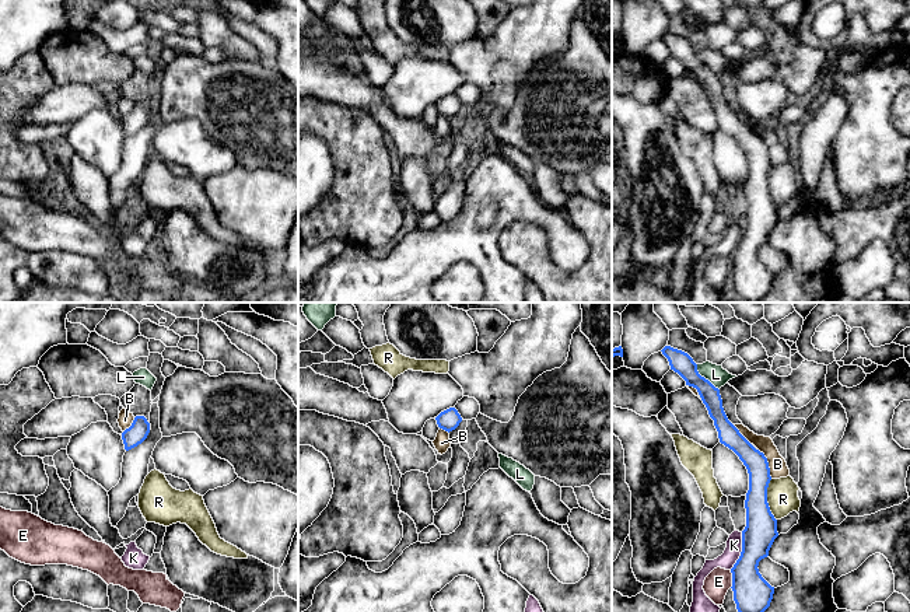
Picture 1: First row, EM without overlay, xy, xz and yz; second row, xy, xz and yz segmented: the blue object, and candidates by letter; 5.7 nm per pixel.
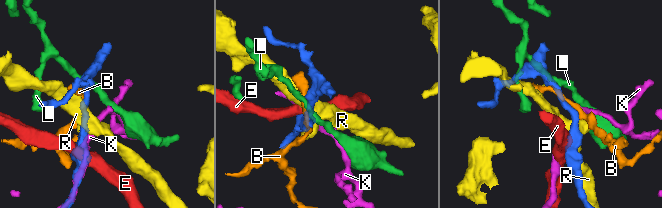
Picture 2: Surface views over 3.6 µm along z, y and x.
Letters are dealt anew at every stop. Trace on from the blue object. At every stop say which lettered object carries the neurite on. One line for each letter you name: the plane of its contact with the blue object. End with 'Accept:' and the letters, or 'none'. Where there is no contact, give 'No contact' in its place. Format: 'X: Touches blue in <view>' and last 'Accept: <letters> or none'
Accept: none

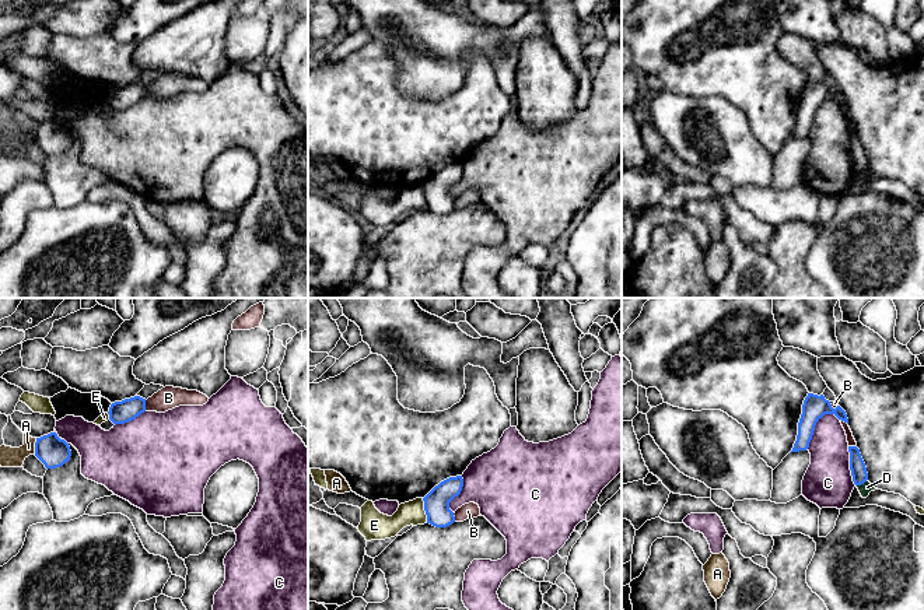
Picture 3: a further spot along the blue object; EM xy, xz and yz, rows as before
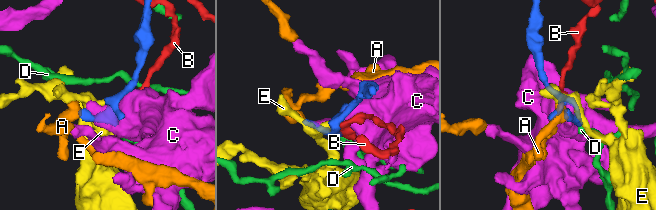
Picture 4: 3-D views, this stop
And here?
Accept: none

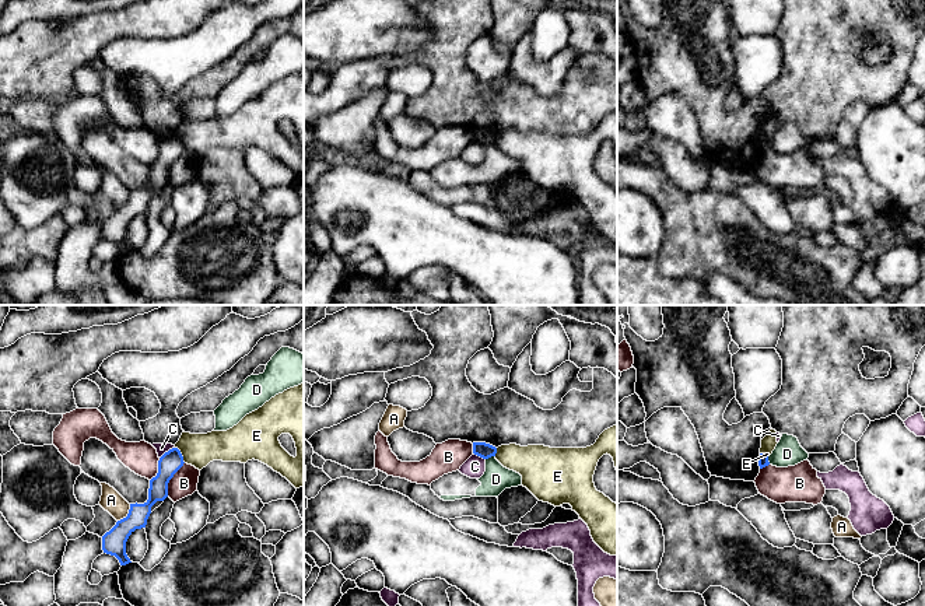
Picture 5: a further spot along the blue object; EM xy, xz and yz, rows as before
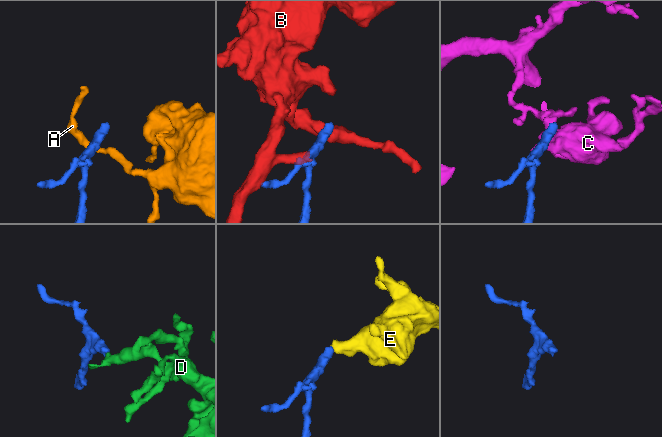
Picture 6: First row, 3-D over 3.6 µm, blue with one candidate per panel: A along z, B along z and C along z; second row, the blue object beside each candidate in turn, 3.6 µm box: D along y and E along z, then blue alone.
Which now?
D: Touches blue in xz
Accept: D

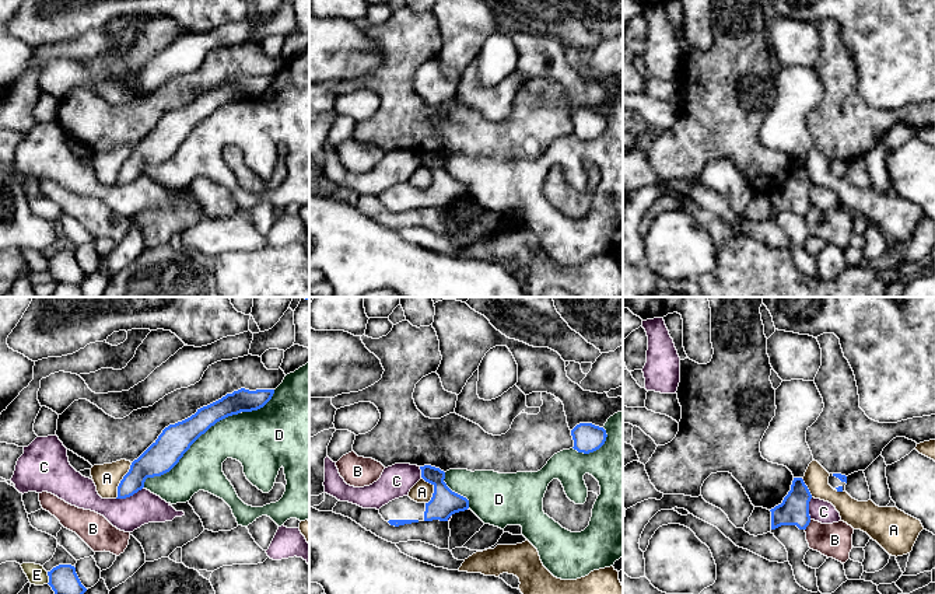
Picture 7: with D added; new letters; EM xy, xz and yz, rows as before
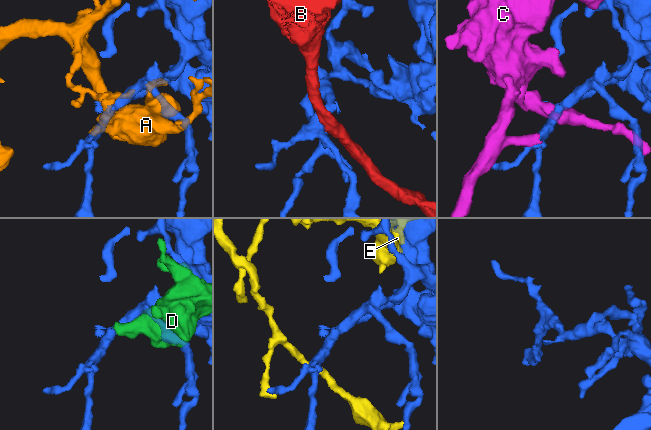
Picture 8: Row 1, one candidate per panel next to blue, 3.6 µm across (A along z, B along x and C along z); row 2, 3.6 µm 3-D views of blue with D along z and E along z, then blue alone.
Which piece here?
Accept: none

